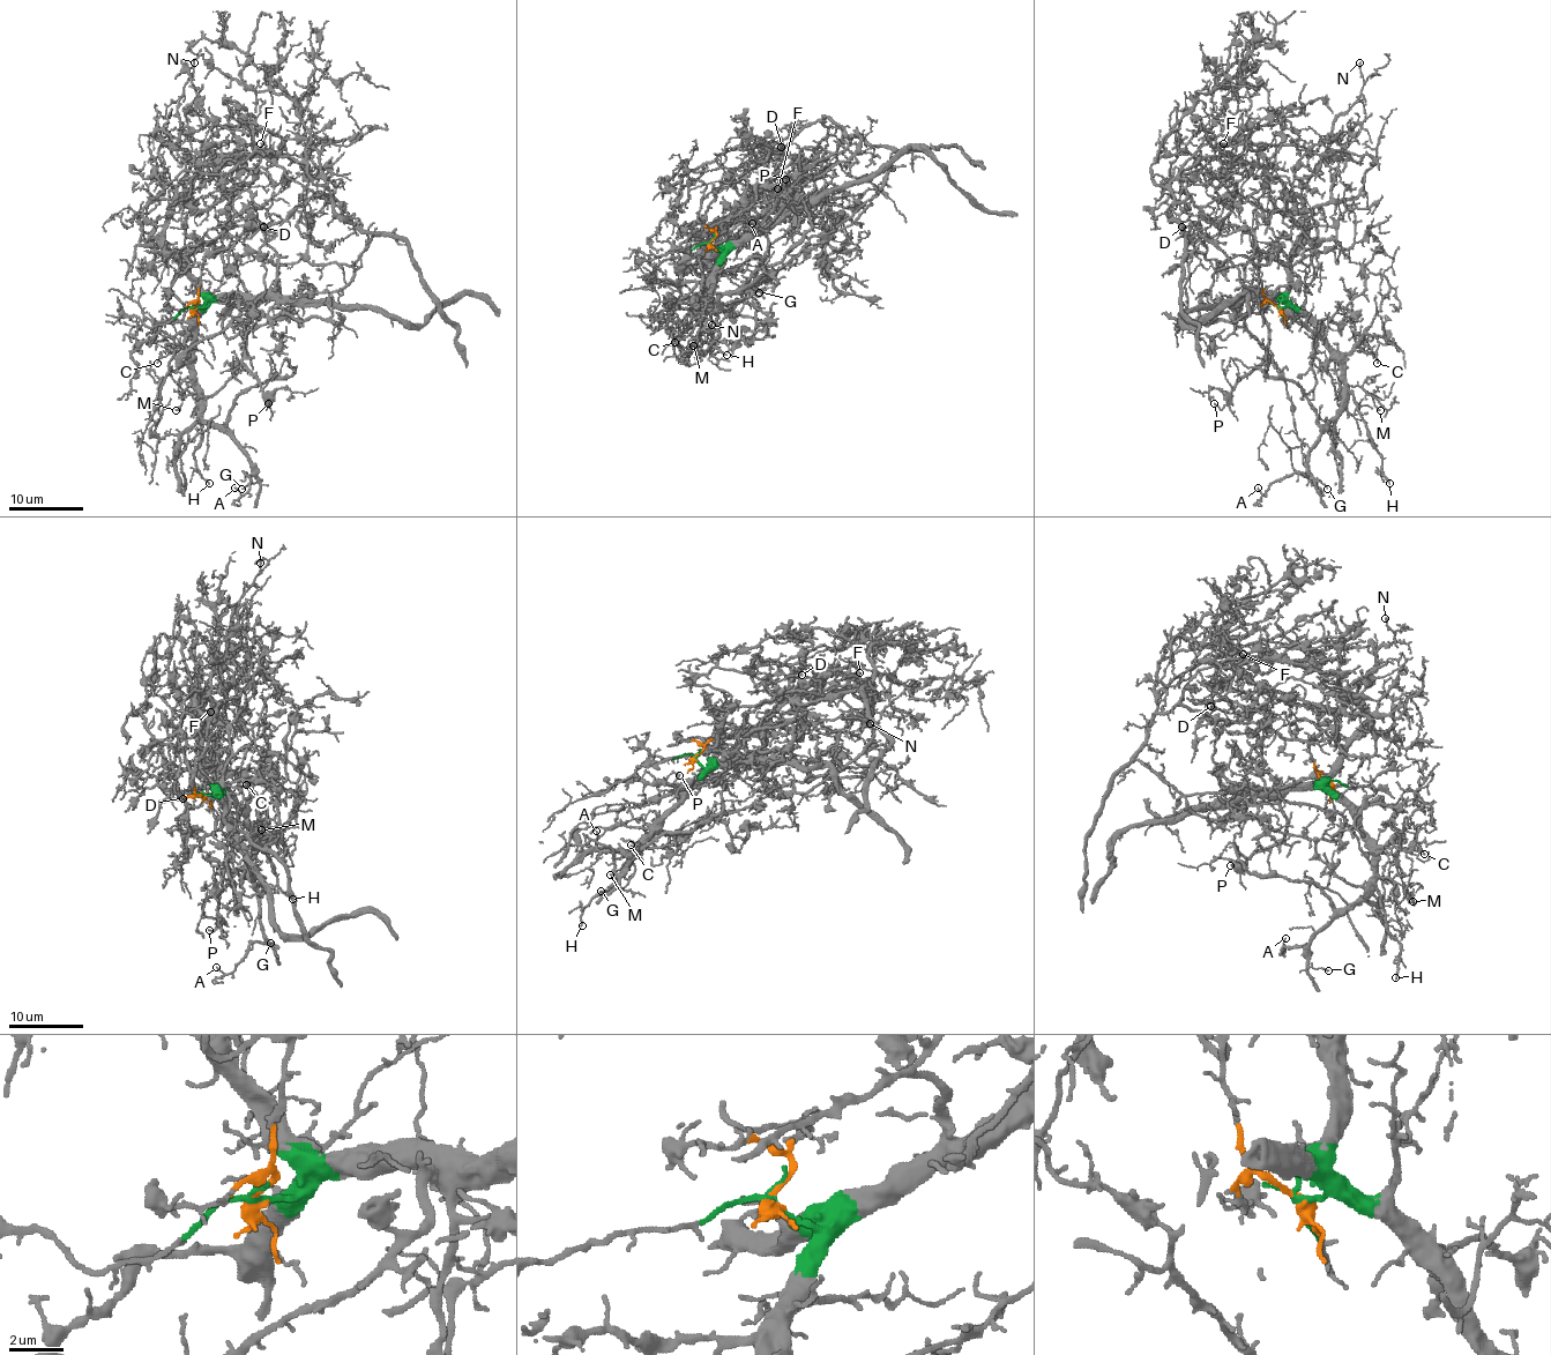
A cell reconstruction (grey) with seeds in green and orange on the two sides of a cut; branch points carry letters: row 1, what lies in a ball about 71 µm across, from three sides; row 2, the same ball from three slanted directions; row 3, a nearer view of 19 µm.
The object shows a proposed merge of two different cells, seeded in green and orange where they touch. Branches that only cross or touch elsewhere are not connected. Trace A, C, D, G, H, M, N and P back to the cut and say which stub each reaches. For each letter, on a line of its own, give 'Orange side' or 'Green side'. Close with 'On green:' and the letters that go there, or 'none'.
A: Green side
C: Green side
D: Orange side
G: Green side
H: Green side
M: Green side
N: Green side
P: Green side
On green: A, C, G, H, M, N, P

